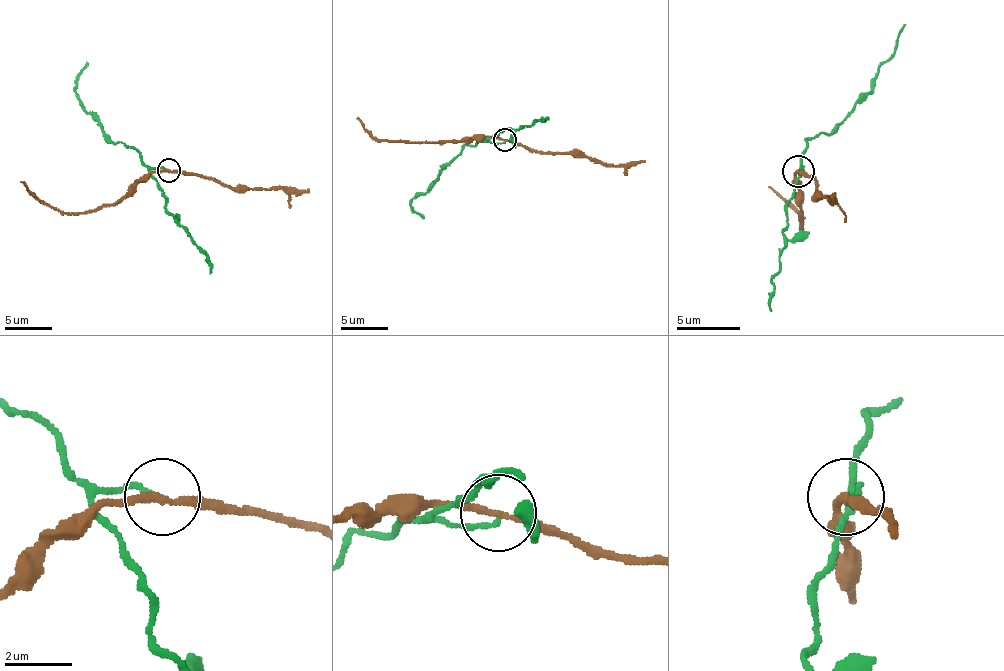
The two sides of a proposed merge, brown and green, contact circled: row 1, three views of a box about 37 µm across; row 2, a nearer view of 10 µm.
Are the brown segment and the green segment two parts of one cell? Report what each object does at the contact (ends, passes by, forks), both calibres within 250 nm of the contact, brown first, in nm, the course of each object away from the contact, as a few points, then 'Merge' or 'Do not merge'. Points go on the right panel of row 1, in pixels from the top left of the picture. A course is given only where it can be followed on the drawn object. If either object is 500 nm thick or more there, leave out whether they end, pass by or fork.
At the ring brown passes by. At the ring green ends. Thickness 200 nm (brown) against 140 nm. Course of brown: (797, 170), (794, 176), (801, 228), (801, 218), (769, 186). Course of green: (801, 170), (807, 141), (826, 135), (861, 103), (906, 23). Do not merge

